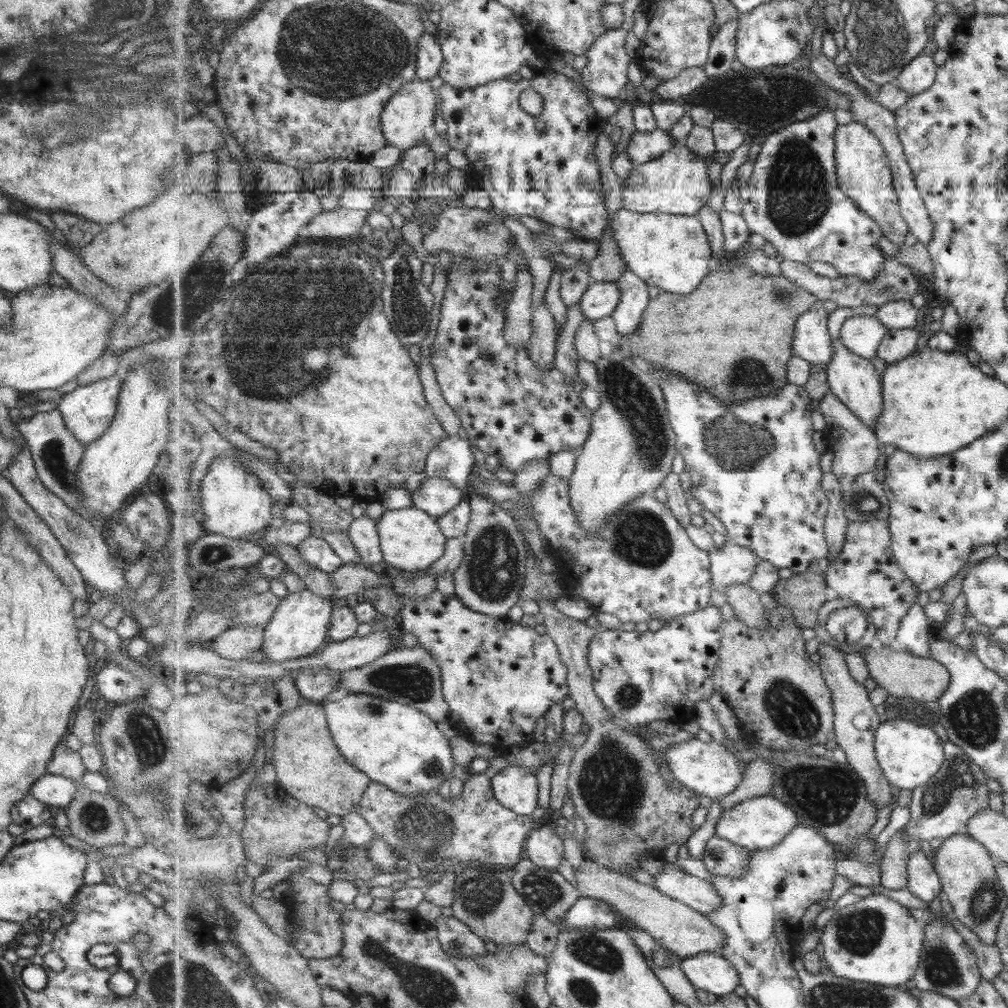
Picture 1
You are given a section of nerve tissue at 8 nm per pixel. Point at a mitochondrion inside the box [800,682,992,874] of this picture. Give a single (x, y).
(958, 776)

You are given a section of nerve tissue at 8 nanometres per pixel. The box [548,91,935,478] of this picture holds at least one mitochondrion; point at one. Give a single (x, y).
(797, 198)

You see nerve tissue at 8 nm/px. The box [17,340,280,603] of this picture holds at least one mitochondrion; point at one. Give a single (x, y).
(53, 459)

